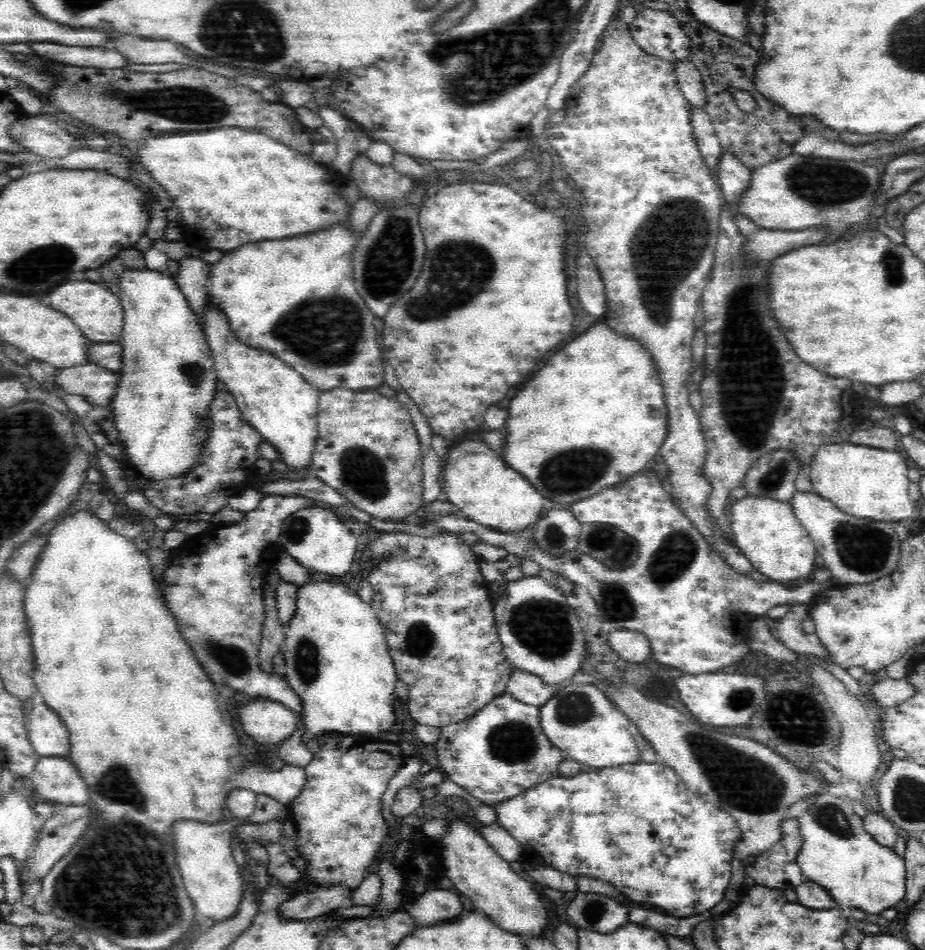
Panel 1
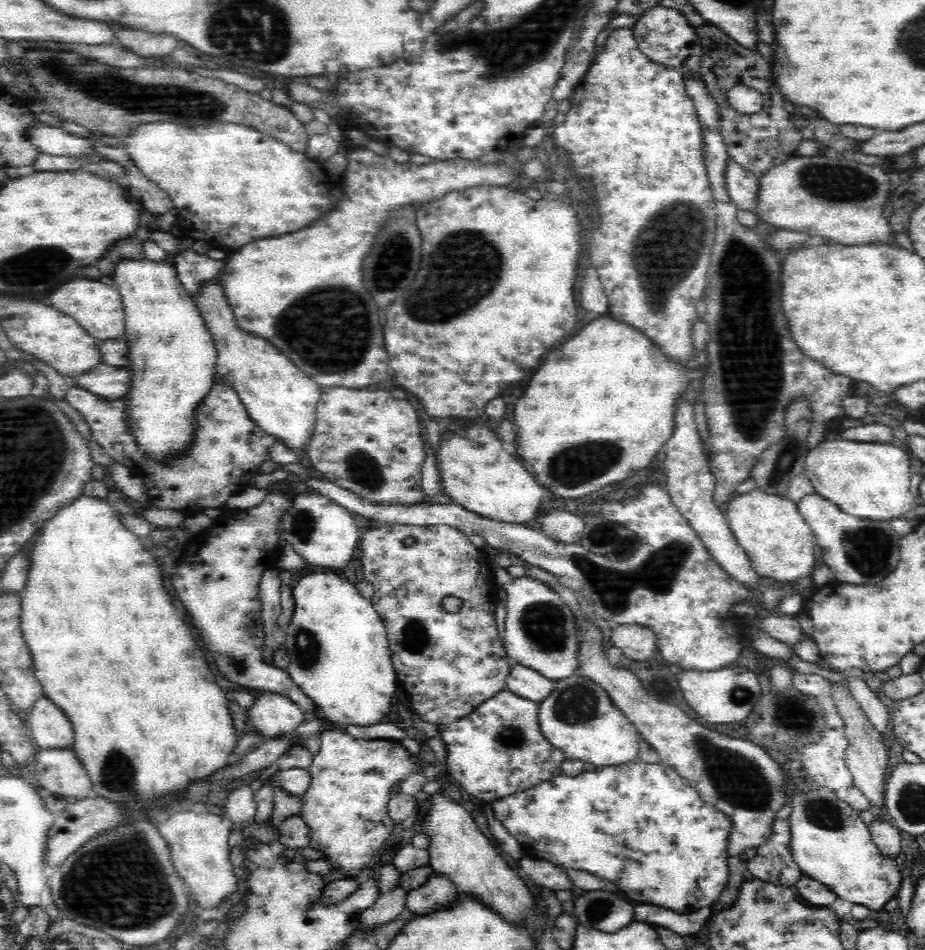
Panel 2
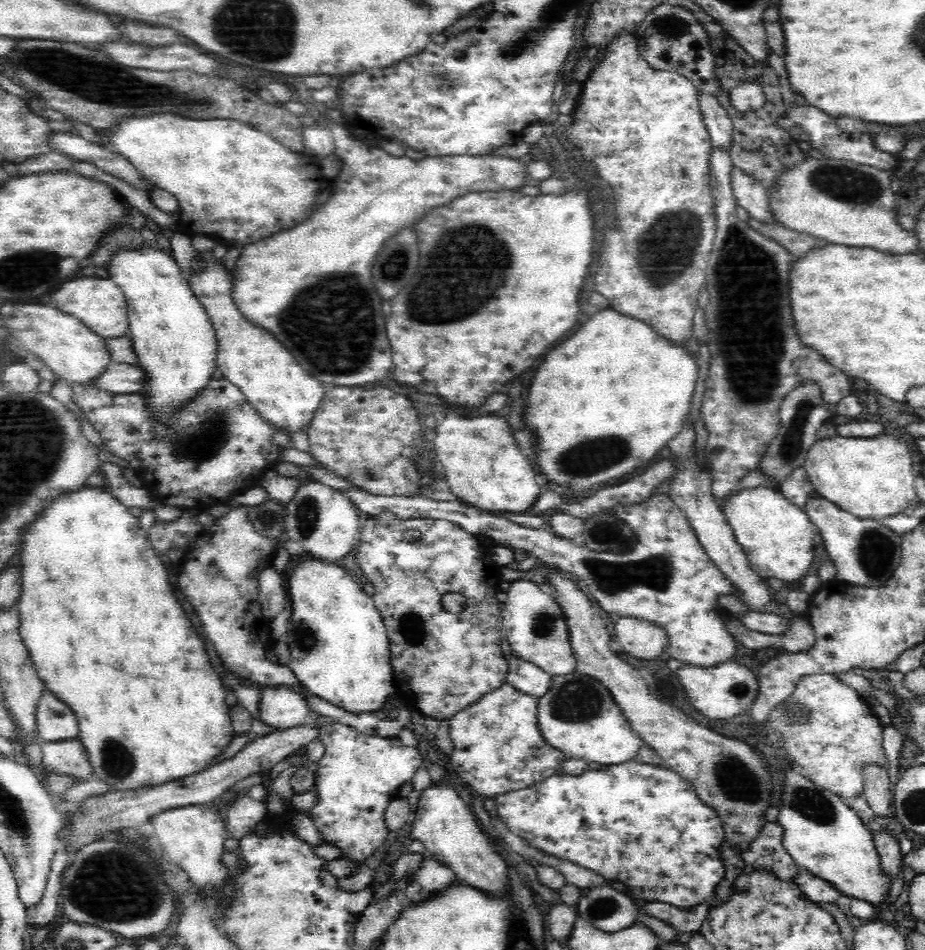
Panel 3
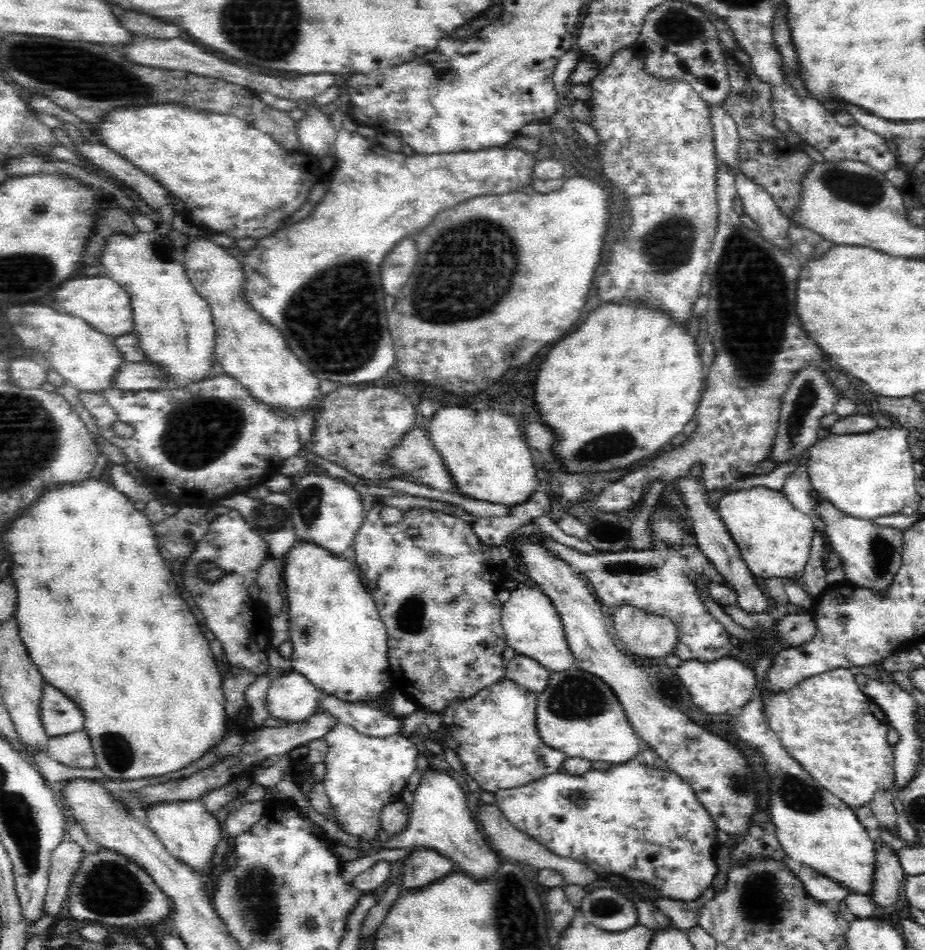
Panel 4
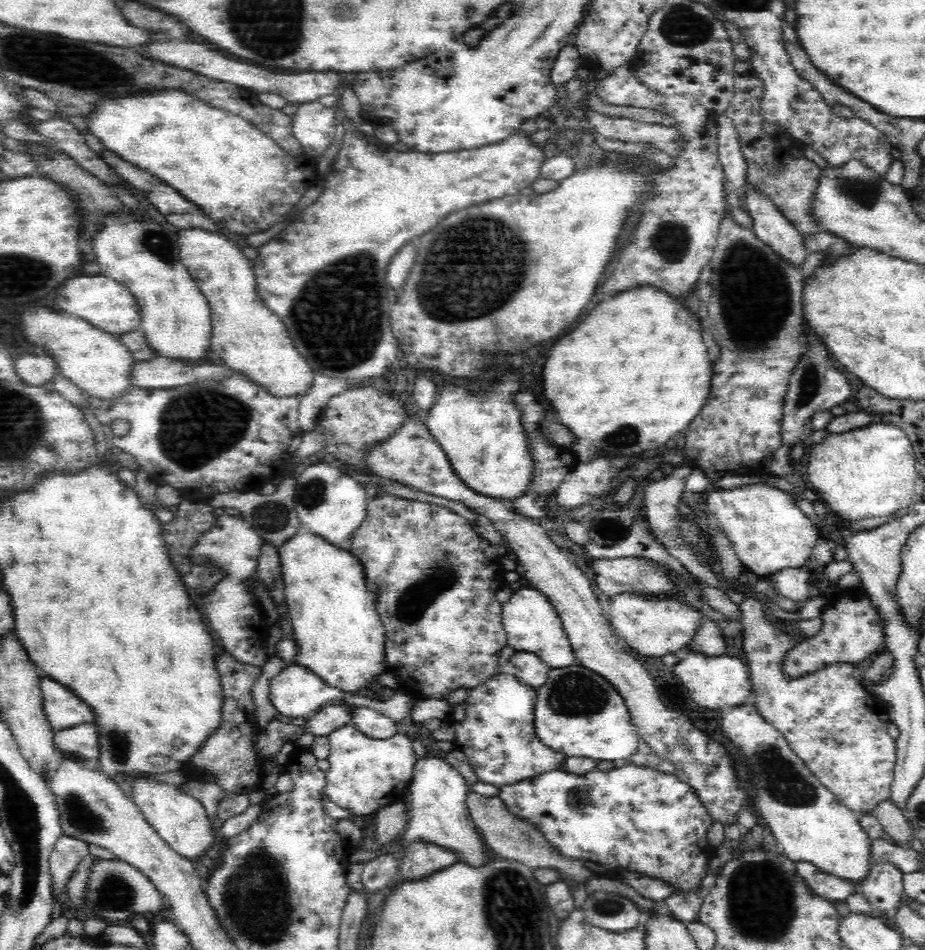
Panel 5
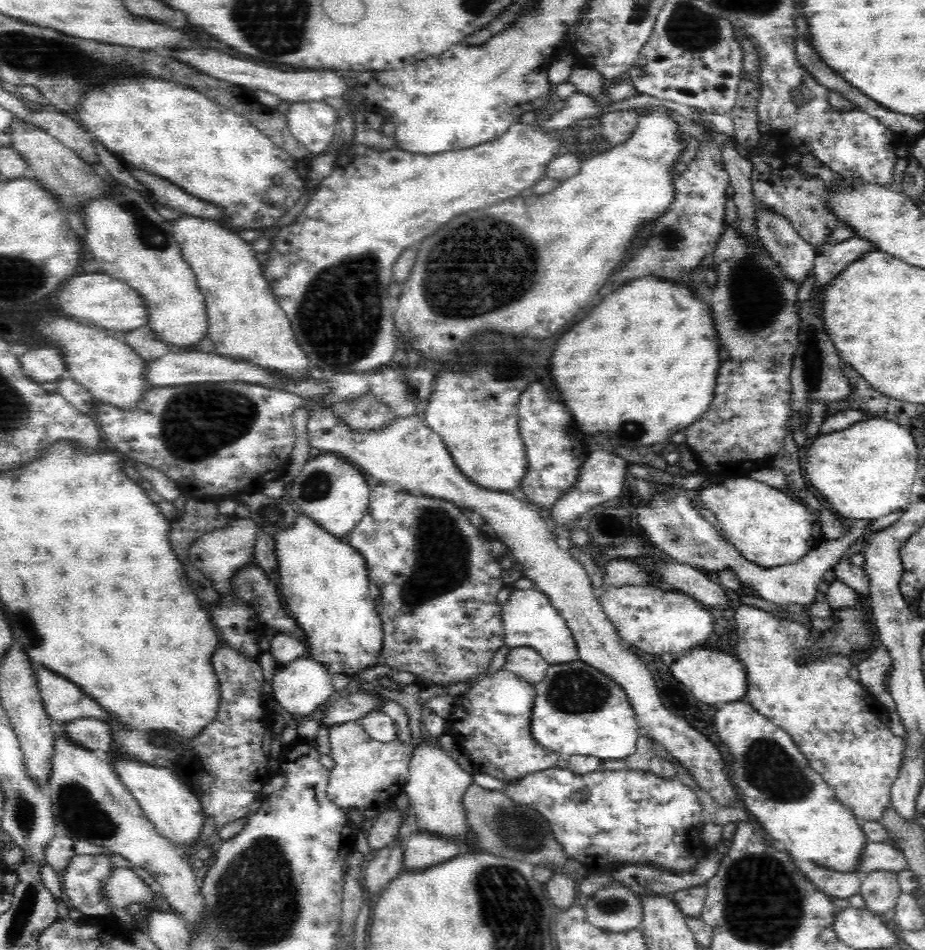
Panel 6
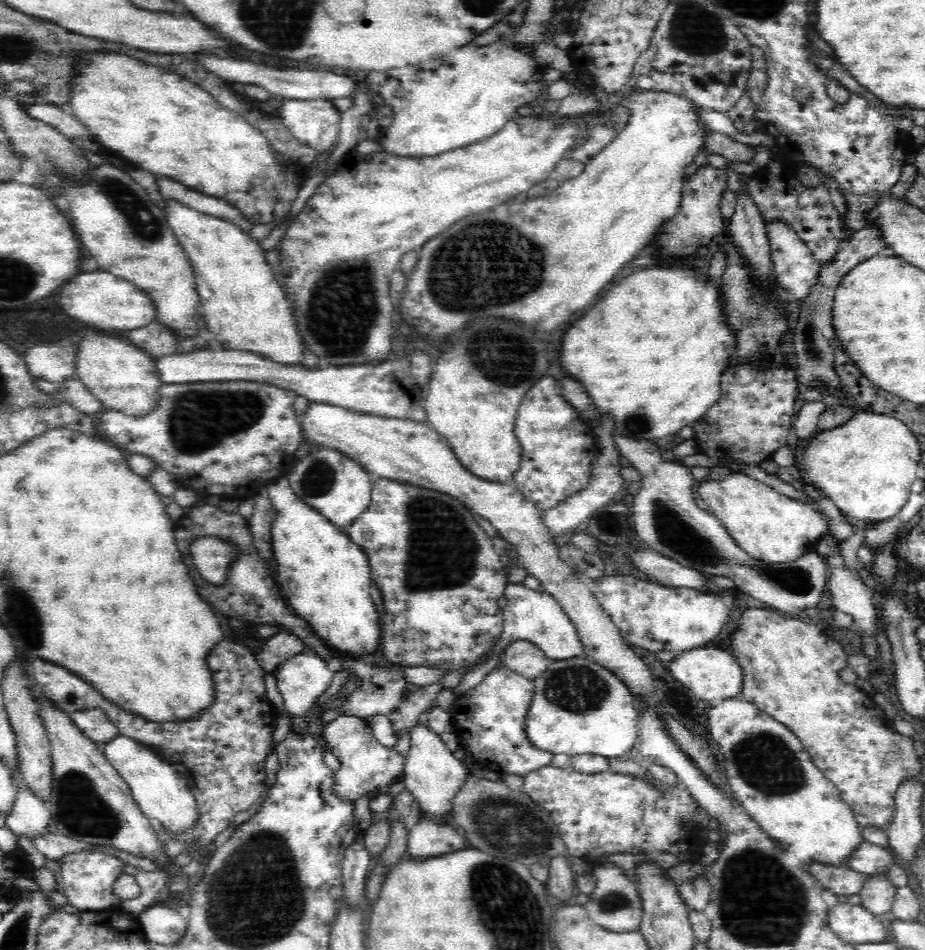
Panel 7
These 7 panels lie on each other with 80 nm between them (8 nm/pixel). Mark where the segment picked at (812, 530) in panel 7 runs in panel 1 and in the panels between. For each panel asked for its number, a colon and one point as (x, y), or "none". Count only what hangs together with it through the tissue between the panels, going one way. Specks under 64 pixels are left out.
1: (765, 529)
2: (779, 544)
3: (778, 538)
4: (775, 538)
5: (769, 532)
6: (769, 528)

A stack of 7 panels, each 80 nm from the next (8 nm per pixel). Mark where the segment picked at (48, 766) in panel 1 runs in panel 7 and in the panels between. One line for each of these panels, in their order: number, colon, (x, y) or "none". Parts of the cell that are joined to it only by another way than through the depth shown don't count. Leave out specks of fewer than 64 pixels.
2: (60, 771)
3: (68, 757)
4: (74, 749)
5: (81, 742)
6: (93, 735)
7: (93, 724)

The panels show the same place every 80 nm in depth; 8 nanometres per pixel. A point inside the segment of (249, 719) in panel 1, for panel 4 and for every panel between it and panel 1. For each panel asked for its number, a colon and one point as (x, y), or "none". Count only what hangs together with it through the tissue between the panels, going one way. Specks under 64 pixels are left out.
2: (272, 714)
3: (281, 707)
4: (290, 697)

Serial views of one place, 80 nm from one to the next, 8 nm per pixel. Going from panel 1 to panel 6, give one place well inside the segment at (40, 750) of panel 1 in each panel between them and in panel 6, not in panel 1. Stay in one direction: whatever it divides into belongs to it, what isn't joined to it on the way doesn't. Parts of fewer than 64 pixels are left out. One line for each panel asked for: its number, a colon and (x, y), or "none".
2: (50, 729)
3: (54, 722)
4: (60, 716)
5: (63, 710)
6: (64, 702)

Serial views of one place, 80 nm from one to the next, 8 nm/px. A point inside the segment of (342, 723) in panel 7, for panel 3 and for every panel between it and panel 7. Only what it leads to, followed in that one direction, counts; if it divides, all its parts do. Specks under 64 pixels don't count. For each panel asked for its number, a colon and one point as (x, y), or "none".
3: (359, 775)
4: (365, 773)
5: (366, 774)
6: (367, 772)

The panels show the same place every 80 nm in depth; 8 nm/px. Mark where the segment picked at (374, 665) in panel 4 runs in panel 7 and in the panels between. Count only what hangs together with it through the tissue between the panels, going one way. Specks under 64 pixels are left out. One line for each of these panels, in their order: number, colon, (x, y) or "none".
5: (339, 636)
6: (324, 580)
7: (325, 577)

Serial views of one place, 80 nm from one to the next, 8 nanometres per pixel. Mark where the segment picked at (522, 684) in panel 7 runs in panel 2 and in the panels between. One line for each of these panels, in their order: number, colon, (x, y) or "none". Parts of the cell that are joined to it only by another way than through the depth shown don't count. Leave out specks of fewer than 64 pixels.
2: (498, 750)
3: (498, 748)
4: (499, 745)
5: (495, 727)
6: (491, 723)

